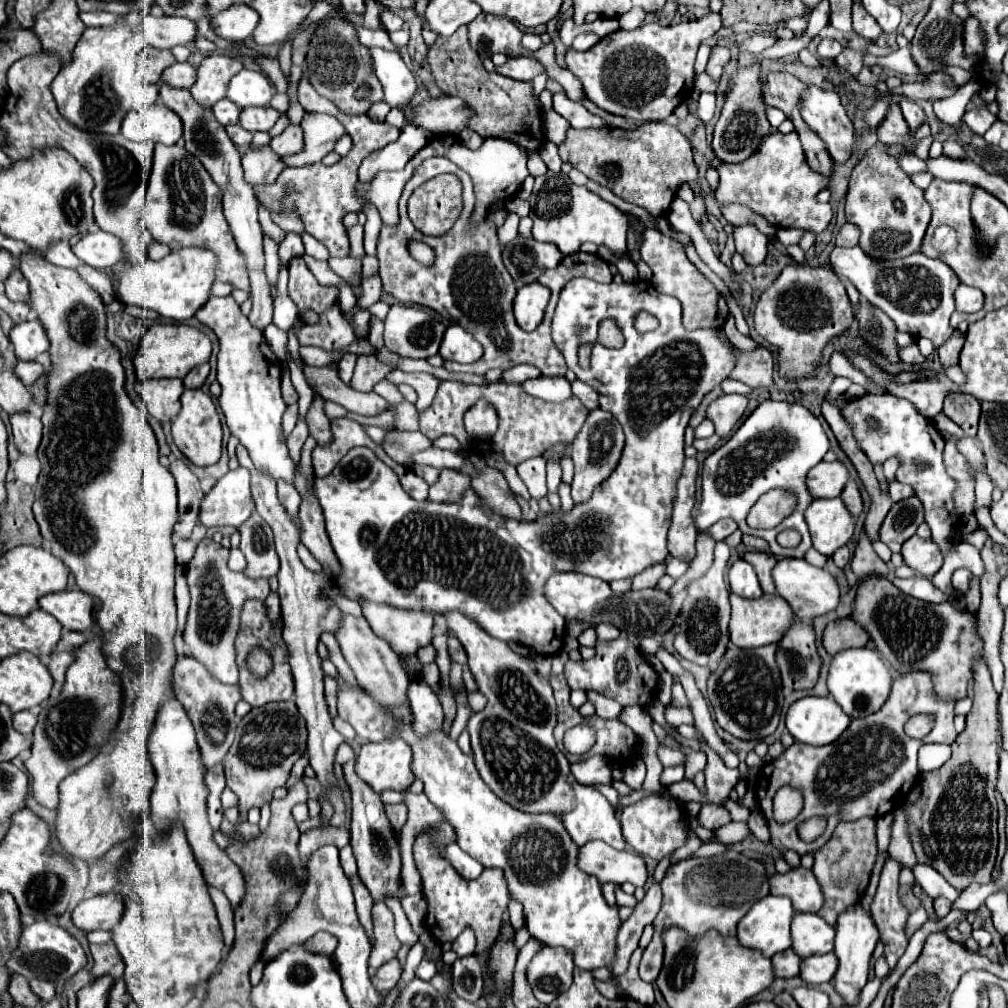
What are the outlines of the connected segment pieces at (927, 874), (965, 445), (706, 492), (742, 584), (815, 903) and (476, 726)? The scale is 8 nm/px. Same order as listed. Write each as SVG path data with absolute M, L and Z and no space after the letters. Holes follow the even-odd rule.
M917 863L915 869L913 869L913 873L915 873L917 883L921 883L921 889L923 889L929 897L933 897L933 899L935 899L937 895L945 895L951 903L955 903L957 897L961 895L959 889L951 887L937 871L931 869L929 865Z
M963 437L963 439L959 439L959 441L957 441L957 451L963 453L963 455L969 459L969 463L971 463L971 467L973 467L973 473L975 473L977 469L983 469L983 467L985 467L985 459L983 459L983 453L981 453L981 447L979 447L977 439L973 439L973 437Z
M763 401L747 419L745 423L737 429L737 433L717 451L713 451L705 463L703 463L703 491L701 491L701 507L695 517L695 525L699 531L707 531L713 523L719 519L733 519L741 533L749 533L755 537L763 537L771 545L771 553L777 557L805 557L805 553L811 549L811 537L807 523L803 519L805 509L813 501L805 477L807 471L817 465L823 455L829 451L829 439L815 415L809 413L799 403L785 403L785 401ZM771 489L783 489L791 491L797 497L797 507L795 511L785 517L775 529L751 529L747 525L747 513L755 505L755 501L771 491ZM783 529L795 529L801 533L801 543L797 549L785 549L781 547L775 537Z
M737 559L731 565L731 569L729 569L729 587L735 595L741 595L745 599L757 599L757 597L763 595L761 585L759 585L757 575L755 575L755 569L743 559Z
M791 869L787 875L775 873L769 879L771 895L785 895L799 913L817 913L823 907L823 893L809 869Z
M447 613L445 615L449 631L463 643L467 651L467 665L479 685L479 691L489 699L487 707L481 713L473 713L467 725L467 731L471 735L471 747L473 747L473 759L475 767L481 775L481 779L491 787L491 791L503 799L505 803L511 803L511 807L525 811L525 813L553 813L557 815L567 833L571 835L573 843L577 847L583 847L587 841L601 839L613 849L625 849L625 839L621 833L621 823L609 801L593 787L593 785L581 785L575 781L569 761L561 751L557 751L557 743L553 737L553 729L557 725L557 709L555 709L555 697L549 681L537 673L535 661L529 657L523 657L505 641L499 641L491 635L487 635L477 623L471 623L465 615L459 613Z

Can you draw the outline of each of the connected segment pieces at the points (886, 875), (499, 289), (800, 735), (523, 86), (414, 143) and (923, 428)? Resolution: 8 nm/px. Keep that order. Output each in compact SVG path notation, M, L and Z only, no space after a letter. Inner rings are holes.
M889 859L883 867L883 875L879 879L879 887L871 905L875 925L879 933L883 933L885 957L891 969L897 965L899 957L907 949L907 937L903 933L903 925L907 921L909 911L899 901L897 877L899 877L899 863Z
M431 157L431 159L423 161L421 167L415 169L415 175L405 185L405 191L399 199L399 215L401 215L399 225L397 227L383 225L383 229L379 233L377 259L379 259L379 273L383 279L383 289L401 303L423 305L423 307L437 311L439 315L449 315L451 321L463 325L483 345L483 351L485 351L483 357L471 365L445 360L444 367L449 371L487 373L493 367L499 367L505 371L519 363L529 363L529 365L537 367L541 371L541 375L545 375L545 377L563 377L567 371L565 359L555 349L555 343L551 343L551 317L553 317L553 311L555 311L555 305L559 299L559 291L563 289L563 285L569 279L575 279L575 277L587 277L593 281L611 283L613 275L609 271L609 263L605 259L601 259L599 255L579 251L579 253L563 257L555 269L545 271L541 275L541 285L551 289L551 301L545 311L545 321L535 331L525 333L519 329L519 325L515 323L515 317L513 317L511 295L507 293L507 289L511 285L509 283L511 277L507 275L507 269L501 261L503 249L501 249L501 243L497 237L497 227L487 217L481 223L471 223L473 211L475 211L475 193L473 193L473 183L471 183L469 175L443 157ZM439 173L455 173L461 179L465 207L463 207L463 213L459 215L459 219L455 221L455 225L449 229L449 233L445 233L441 237L429 237L429 235L423 235L421 231L417 231L415 225L409 221L407 199L409 199L409 189L417 189L423 181L433 179L433 175L439 175ZM409 239L419 239L419 241L425 241L427 245L431 245L437 253L435 265L425 267L425 265L417 263L409 255L409 249L407 249Z
M803 697L787 711L787 729L805 745L829 745L851 723L833 697Z
M459 27L449 37L437 37L431 45L427 59L433 69L433 77L443 89L445 95L461 97L469 107L475 109L475 117L469 123L473 131L483 137L501 137L521 145L525 151L535 151L543 141L543 117L541 107L533 99L533 87L525 81L515 81L501 75L489 75L483 67L475 51L471 51L467 43L467 27Z
M405 125L401 129L401 137L387 147L371 153L367 159L363 159L359 167L359 181L367 183L371 181L379 171L399 171L407 165L407 161L421 151L429 143L431 133L423 127Z
M863 395L857 399L847 401L841 407L841 415L845 423L851 427L853 437L857 441L857 447L867 455L867 459L873 465L883 465L887 459L897 457L899 469L897 469L897 481L907 483L913 487L915 495L923 503L925 509L925 521L931 527L933 541L941 547L943 553L949 551L947 537L955 527L955 521L959 519L959 513L953 507L953 491L955 481L945 473L943 467L943 437L937 433L933 423L919 415L911 403L905 403L905 399L893 397L893 395ZM875 417L881 423L881 429L885 433L873 433L867 429L865 419Z

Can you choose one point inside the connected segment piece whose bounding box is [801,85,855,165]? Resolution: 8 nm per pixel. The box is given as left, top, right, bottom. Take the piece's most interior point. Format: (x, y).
(822, 110)

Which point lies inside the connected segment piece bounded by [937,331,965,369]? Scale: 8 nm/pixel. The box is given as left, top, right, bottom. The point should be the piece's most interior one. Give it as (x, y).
(949, 353)

